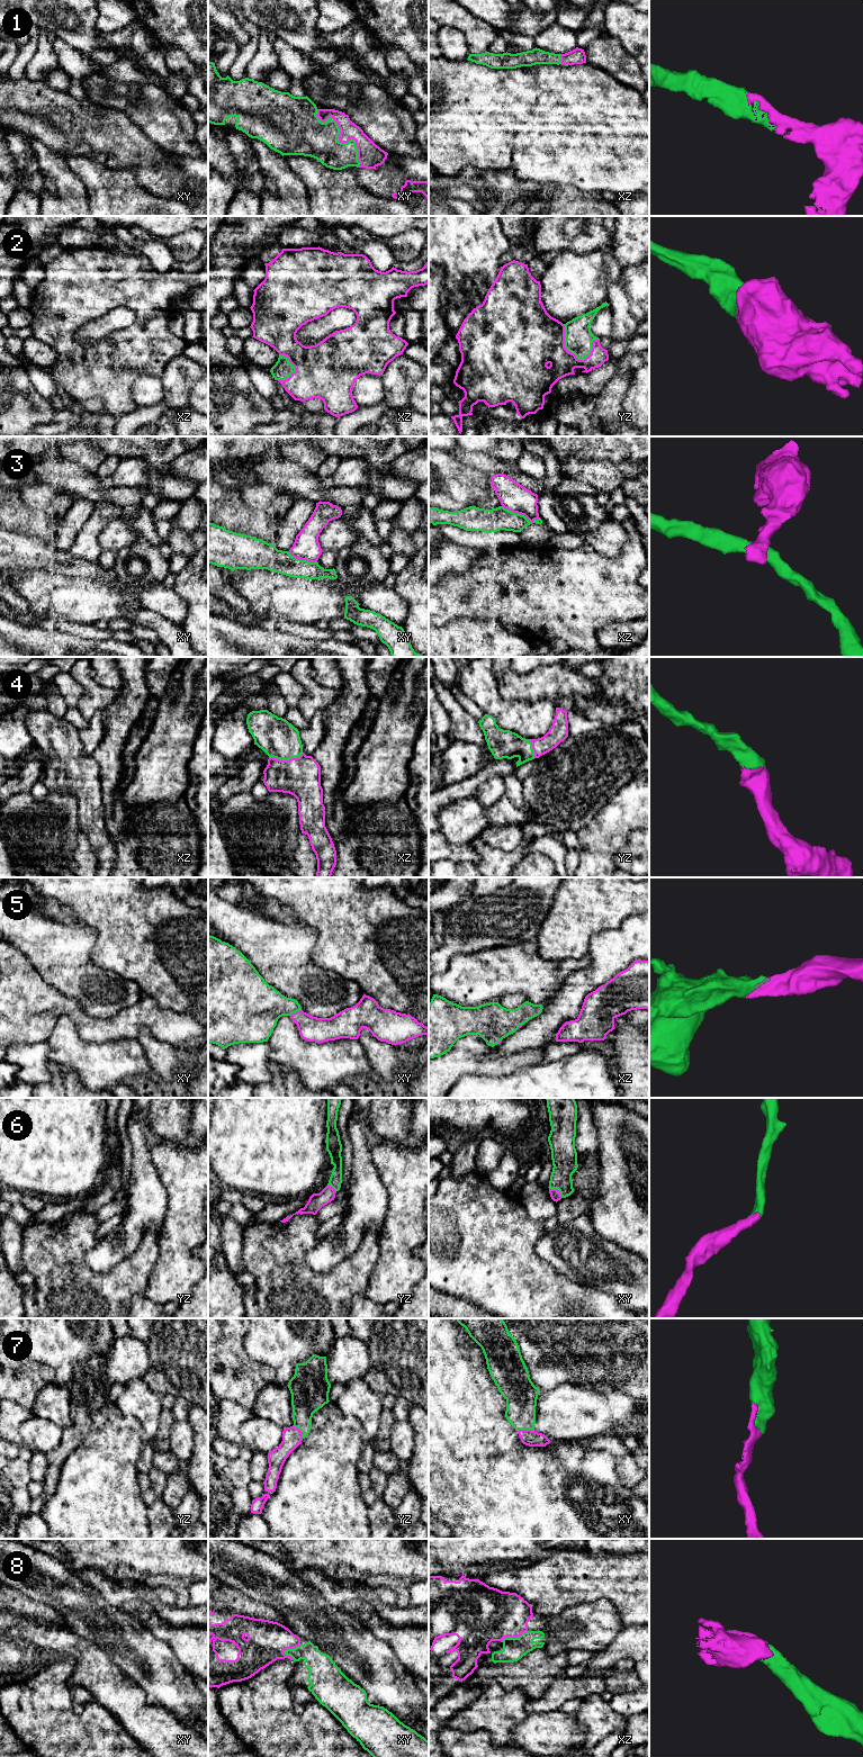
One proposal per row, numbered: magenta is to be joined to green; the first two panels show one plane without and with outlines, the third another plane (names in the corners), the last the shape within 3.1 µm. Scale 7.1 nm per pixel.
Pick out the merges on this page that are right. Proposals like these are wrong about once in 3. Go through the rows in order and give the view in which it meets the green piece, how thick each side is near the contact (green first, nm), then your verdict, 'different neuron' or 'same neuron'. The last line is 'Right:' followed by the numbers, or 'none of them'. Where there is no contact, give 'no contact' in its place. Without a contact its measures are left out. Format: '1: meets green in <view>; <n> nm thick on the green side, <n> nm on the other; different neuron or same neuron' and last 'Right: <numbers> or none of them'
1: meets green in xy; 300 nm thick on the green side, 160 nm on the other; same neuron
2: meets green in yz; 200 nm thick on the green side, 420 nm on the other; same neuron
3: meets green in xz; 160 nm thick on the green side, 200 nm on the other; different neuron
4: meets green in xz; 280 nm thick on the green side, 280 nm on the other; same neuron
5: meets green in xy; 300 nm thick on the green side, 180 nm on the other; same neuron
6: meets green in xy; 190 nm thick on the green side, 70 nm on the other; same neuron
7: meets green in xy; 220 nm thick on the green side, 110 nm on the other; same neuron
8: meets green in xy; 190 nm thick on the green side, 280 nm on the other; same neuron
Right: 1, 2, 4, 5, 6, 7, 8

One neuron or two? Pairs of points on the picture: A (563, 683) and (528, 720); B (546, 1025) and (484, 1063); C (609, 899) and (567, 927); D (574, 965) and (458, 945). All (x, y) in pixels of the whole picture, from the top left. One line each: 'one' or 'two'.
A: two
B: two
C: one
D: two

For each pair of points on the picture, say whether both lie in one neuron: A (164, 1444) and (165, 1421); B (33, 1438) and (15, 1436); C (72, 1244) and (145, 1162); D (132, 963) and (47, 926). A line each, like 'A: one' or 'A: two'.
A: one
B: two
C: two
D: two

